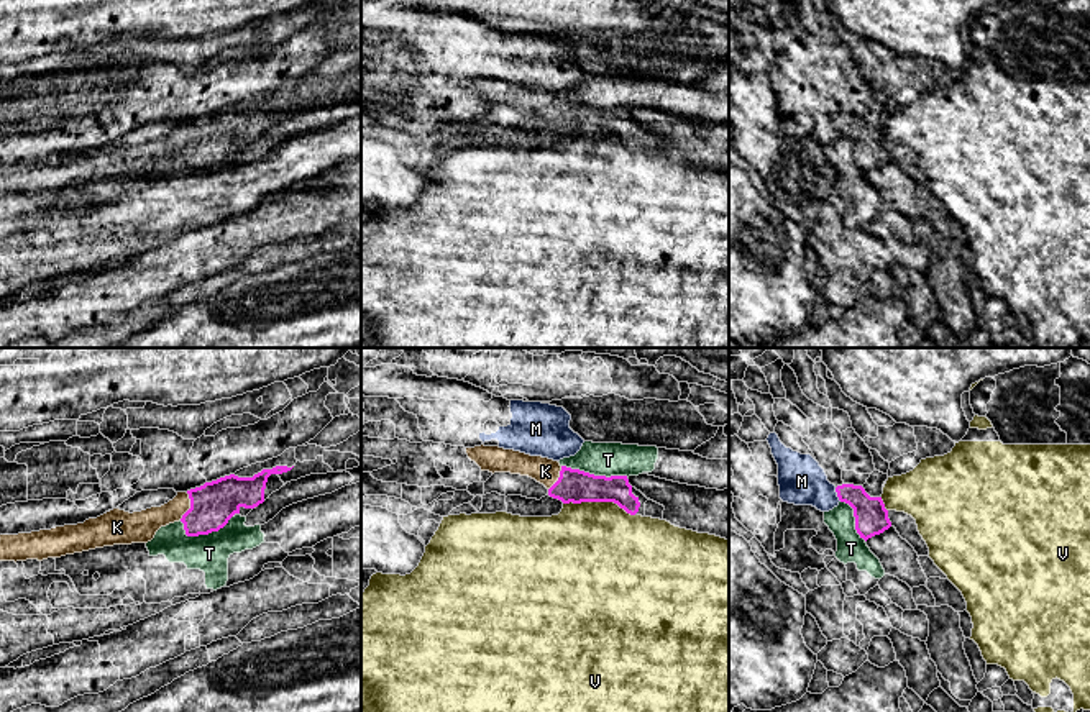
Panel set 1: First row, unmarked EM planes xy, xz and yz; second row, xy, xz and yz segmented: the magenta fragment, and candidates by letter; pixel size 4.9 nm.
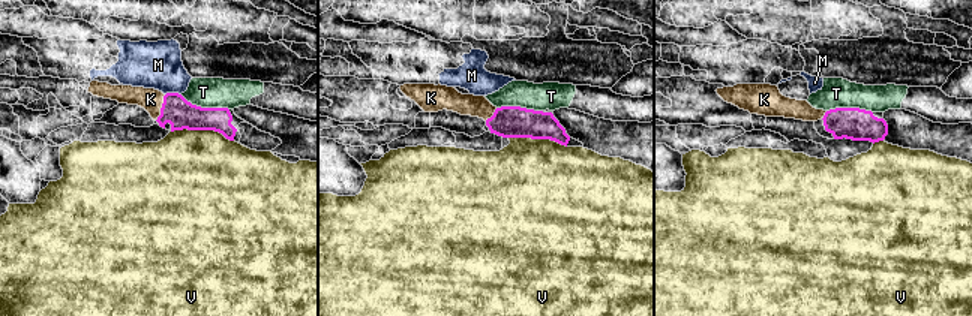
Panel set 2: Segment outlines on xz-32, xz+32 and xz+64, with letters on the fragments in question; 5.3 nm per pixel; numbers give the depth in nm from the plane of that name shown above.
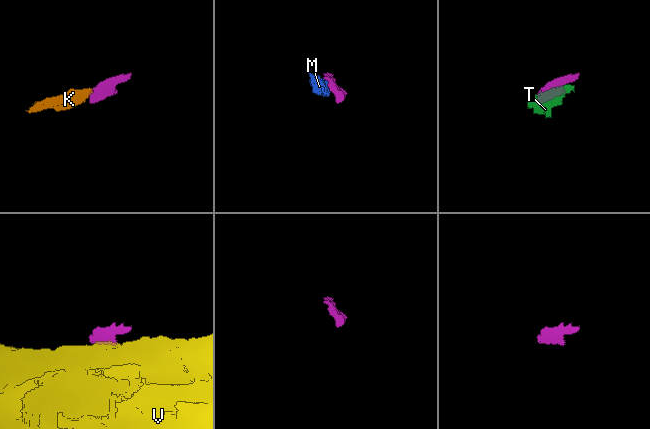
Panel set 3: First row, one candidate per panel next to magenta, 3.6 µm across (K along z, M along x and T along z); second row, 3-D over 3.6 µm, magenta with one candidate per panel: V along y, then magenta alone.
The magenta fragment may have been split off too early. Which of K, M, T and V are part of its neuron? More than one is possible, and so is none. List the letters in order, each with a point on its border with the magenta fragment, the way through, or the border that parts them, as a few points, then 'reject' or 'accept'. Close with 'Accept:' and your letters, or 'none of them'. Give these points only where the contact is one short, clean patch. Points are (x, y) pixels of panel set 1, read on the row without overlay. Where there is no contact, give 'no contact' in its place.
K: contact xy (191, 138); way xy (214, 136), (191, 138), (179, 140), (145, 156); accept
M: contact yz (838, 127); border yz (834, 120), (841, 133); reject
T: contact xz (593, 107); border xz (562, 97), (595, 107), (627, 109); reject
V: contact xz (599, 133); border xz (563, 135), (616, 135), (634, 148); reject
Accept: K

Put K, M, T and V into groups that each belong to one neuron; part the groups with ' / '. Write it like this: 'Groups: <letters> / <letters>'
Groups: K / M / T / V

